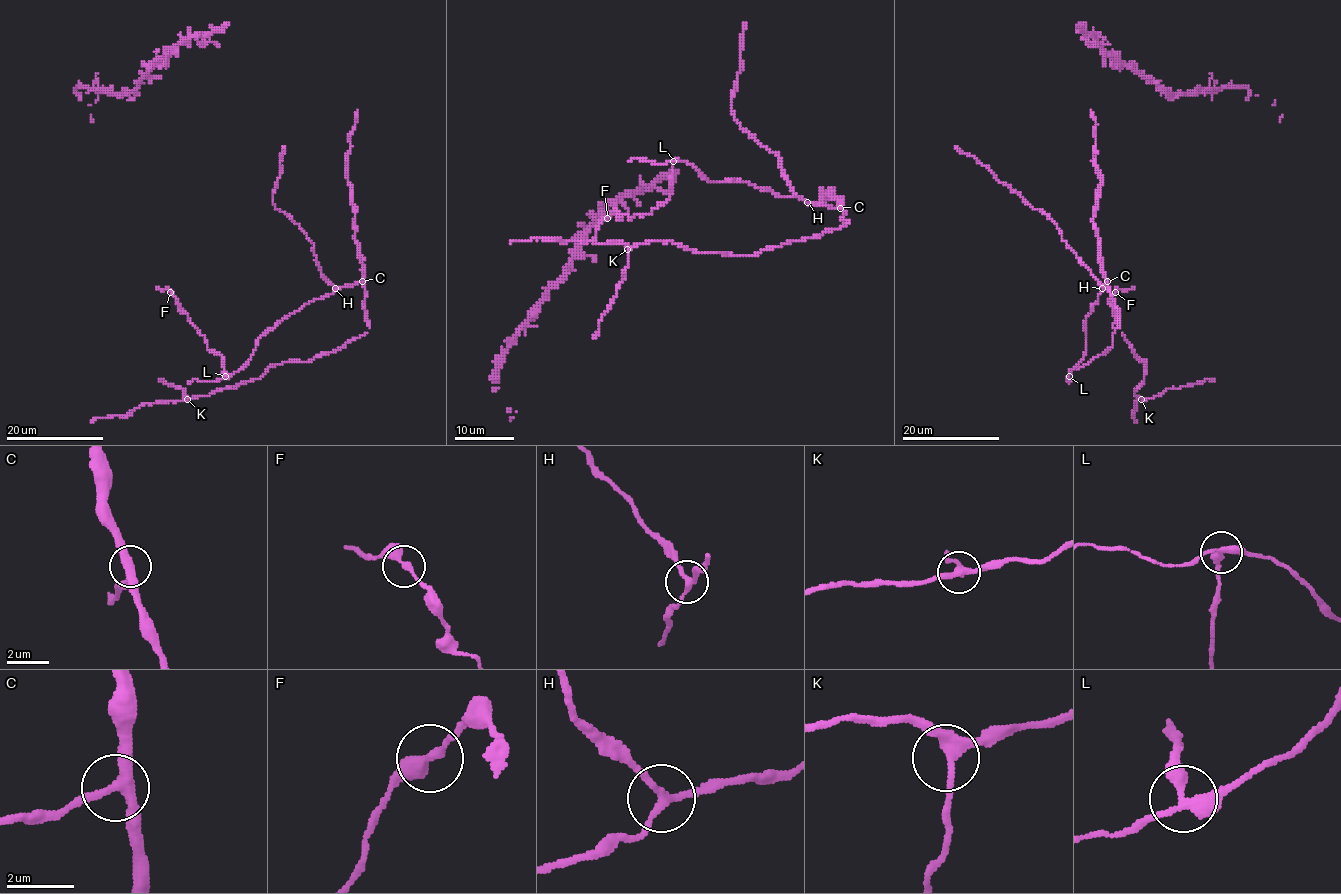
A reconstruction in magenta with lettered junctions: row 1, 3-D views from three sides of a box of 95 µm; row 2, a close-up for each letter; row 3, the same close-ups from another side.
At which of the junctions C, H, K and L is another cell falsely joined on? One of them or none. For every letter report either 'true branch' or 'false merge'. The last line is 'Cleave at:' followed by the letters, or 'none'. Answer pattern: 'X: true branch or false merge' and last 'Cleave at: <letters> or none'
C: true branch
H: true branch
K: true branch
L: false merge
Cleave at: L

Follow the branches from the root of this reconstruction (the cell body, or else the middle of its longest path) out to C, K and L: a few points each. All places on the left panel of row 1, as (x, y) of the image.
C: (347, 167), (362, 281)
K: (347, 167), (368, 332), (311, 360), (274, 364), (259, 378), (187, 399)
L: (347, 167), (363, 279), (353, 285), (337, 287), (283, 318), (259, 338), (249, 360), (236, 372), (225, 376)

